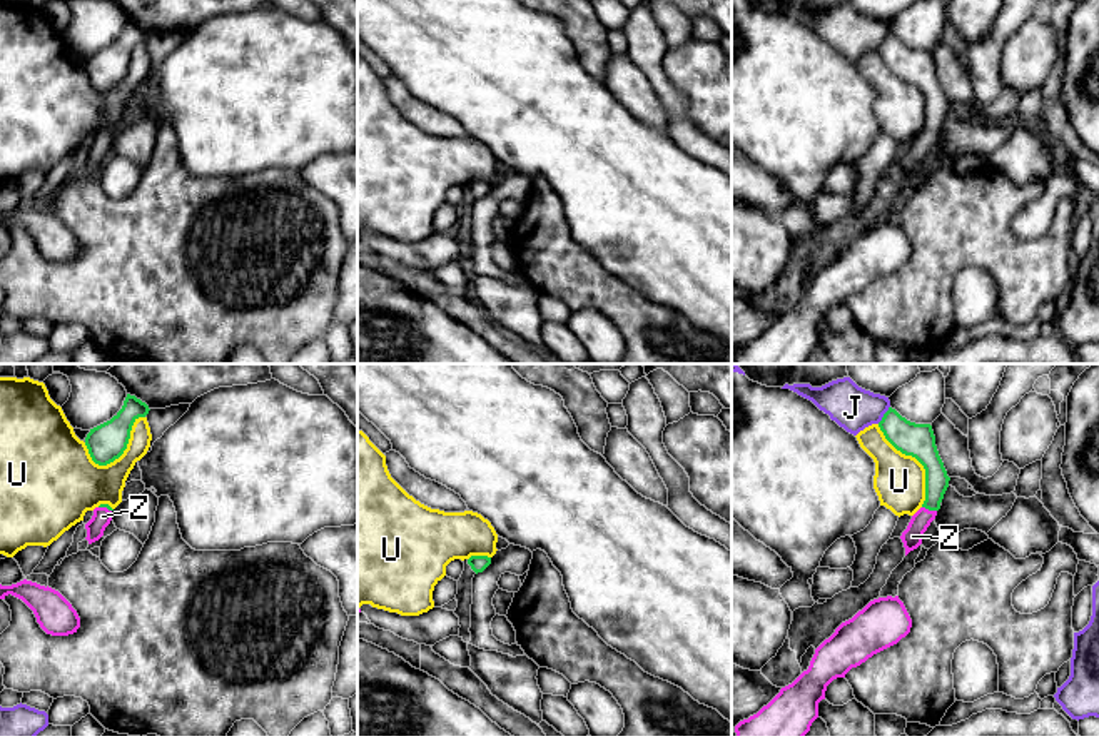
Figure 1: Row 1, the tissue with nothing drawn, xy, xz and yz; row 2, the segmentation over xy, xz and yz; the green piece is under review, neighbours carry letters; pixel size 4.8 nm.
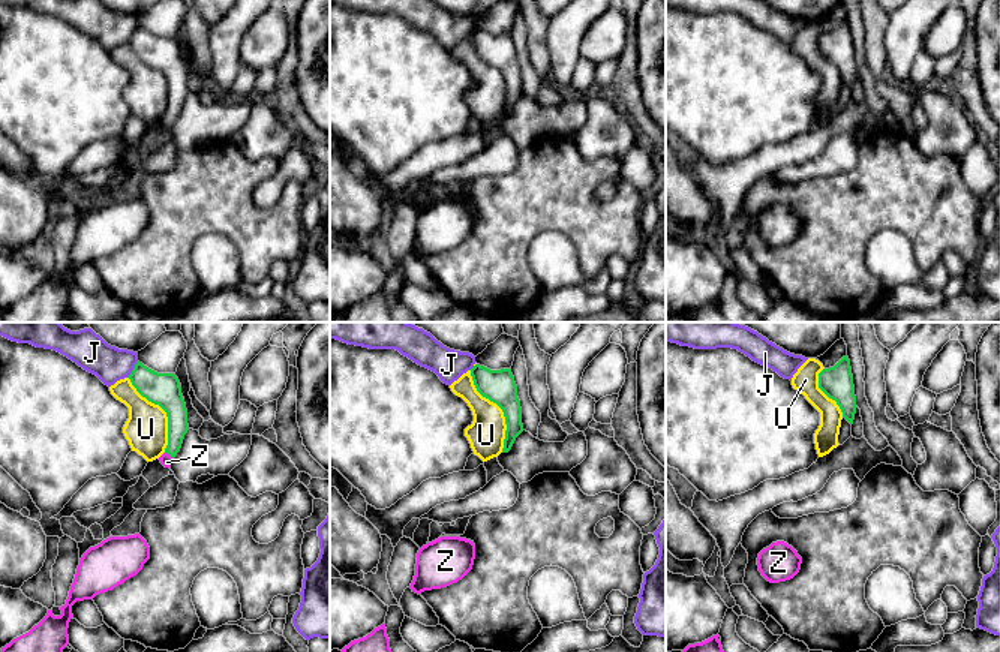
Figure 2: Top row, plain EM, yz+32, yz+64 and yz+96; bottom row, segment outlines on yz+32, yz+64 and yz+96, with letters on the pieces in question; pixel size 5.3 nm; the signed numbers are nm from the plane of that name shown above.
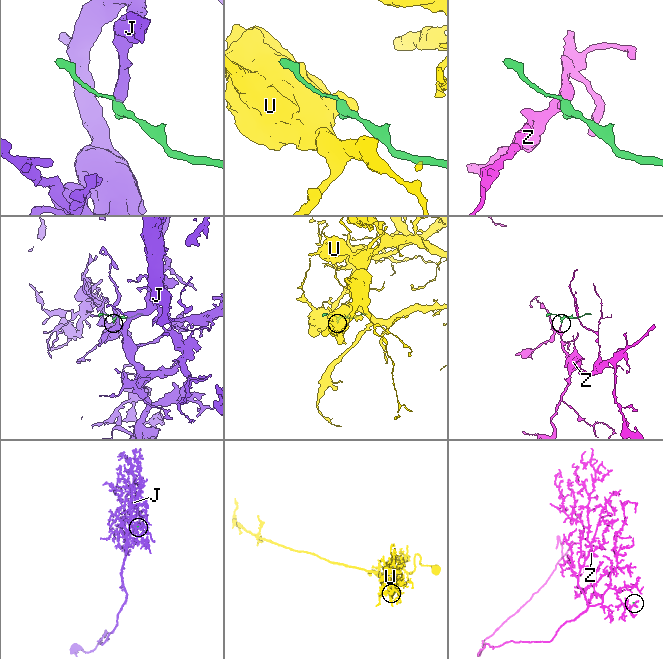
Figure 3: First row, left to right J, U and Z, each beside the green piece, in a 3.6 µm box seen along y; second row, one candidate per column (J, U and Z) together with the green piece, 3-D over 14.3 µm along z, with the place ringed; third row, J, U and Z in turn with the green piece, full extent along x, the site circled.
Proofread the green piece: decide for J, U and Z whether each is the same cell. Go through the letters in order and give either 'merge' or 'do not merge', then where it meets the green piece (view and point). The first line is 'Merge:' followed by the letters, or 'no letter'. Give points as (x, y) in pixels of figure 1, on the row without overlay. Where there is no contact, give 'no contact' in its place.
Merge: Z
J: do not merge | yz (884, 40)
U: do not merge | yz (917, 85)
Z: merge | yz (929, 136)

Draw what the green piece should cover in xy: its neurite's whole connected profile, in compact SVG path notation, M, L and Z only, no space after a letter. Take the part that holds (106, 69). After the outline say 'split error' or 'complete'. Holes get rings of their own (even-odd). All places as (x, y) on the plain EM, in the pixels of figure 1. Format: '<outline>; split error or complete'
M127 20L122 35L110 47L90 55L87 60L85 72L92 87L107 92L119 85L127 75L134 48L145 43L149 37L145 28Z; complete

